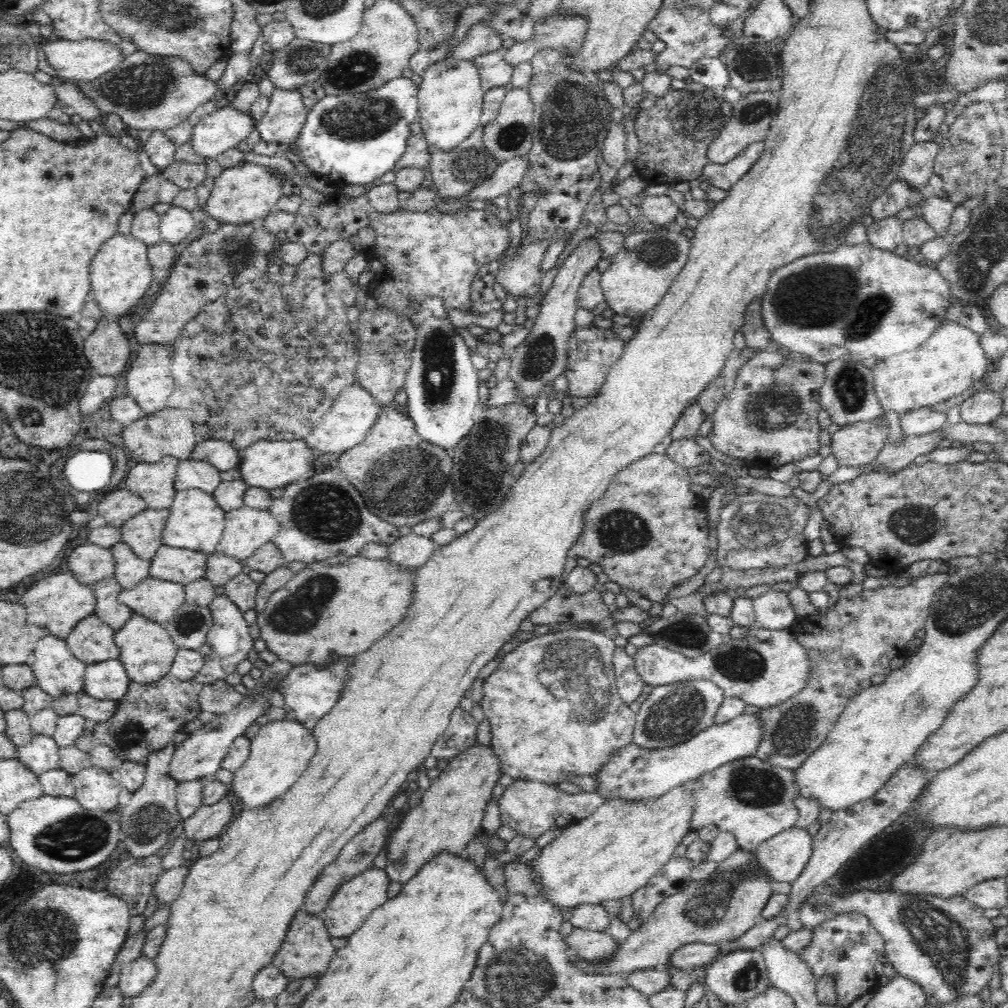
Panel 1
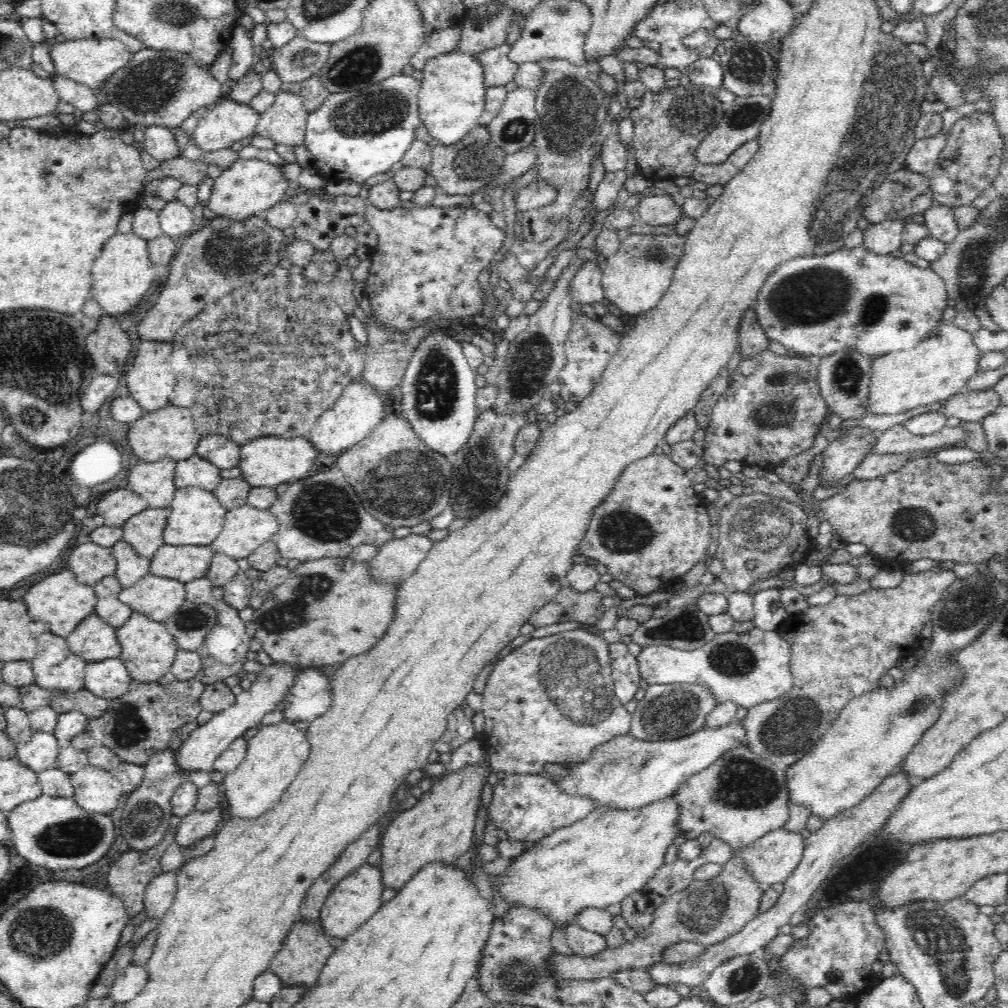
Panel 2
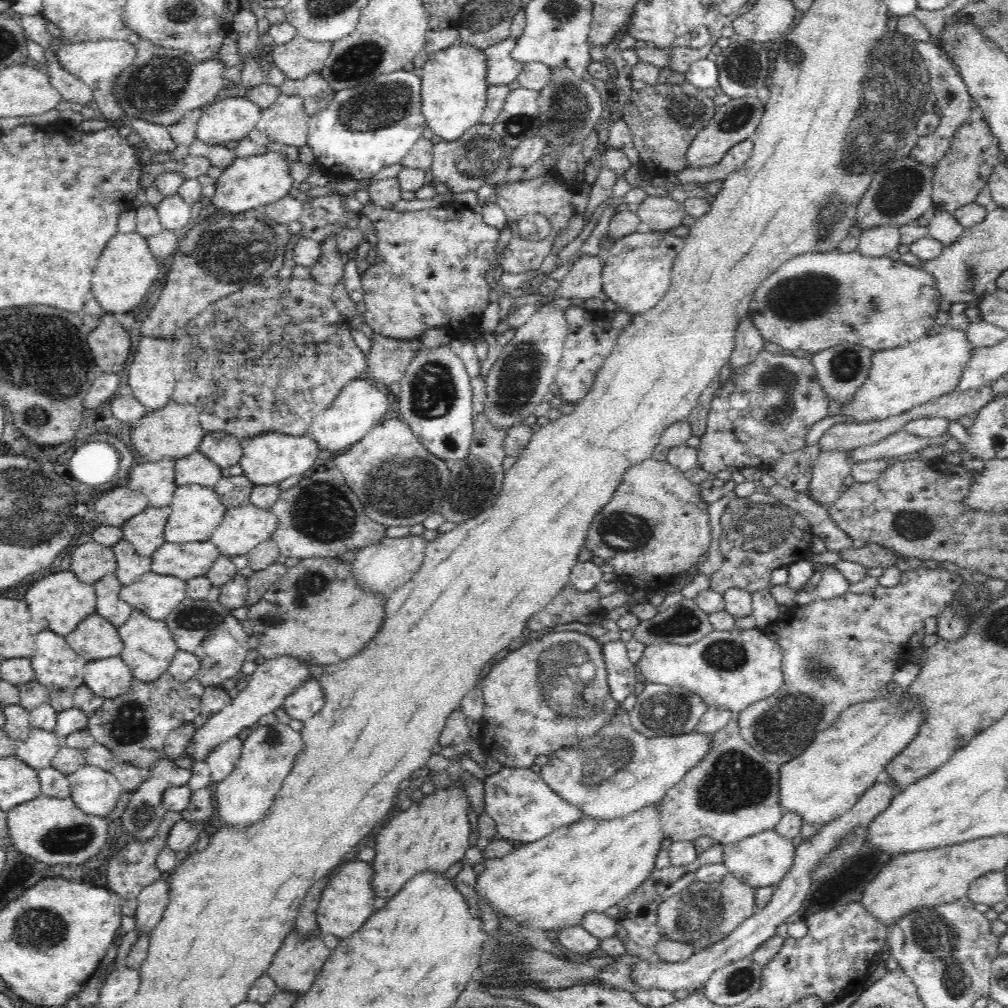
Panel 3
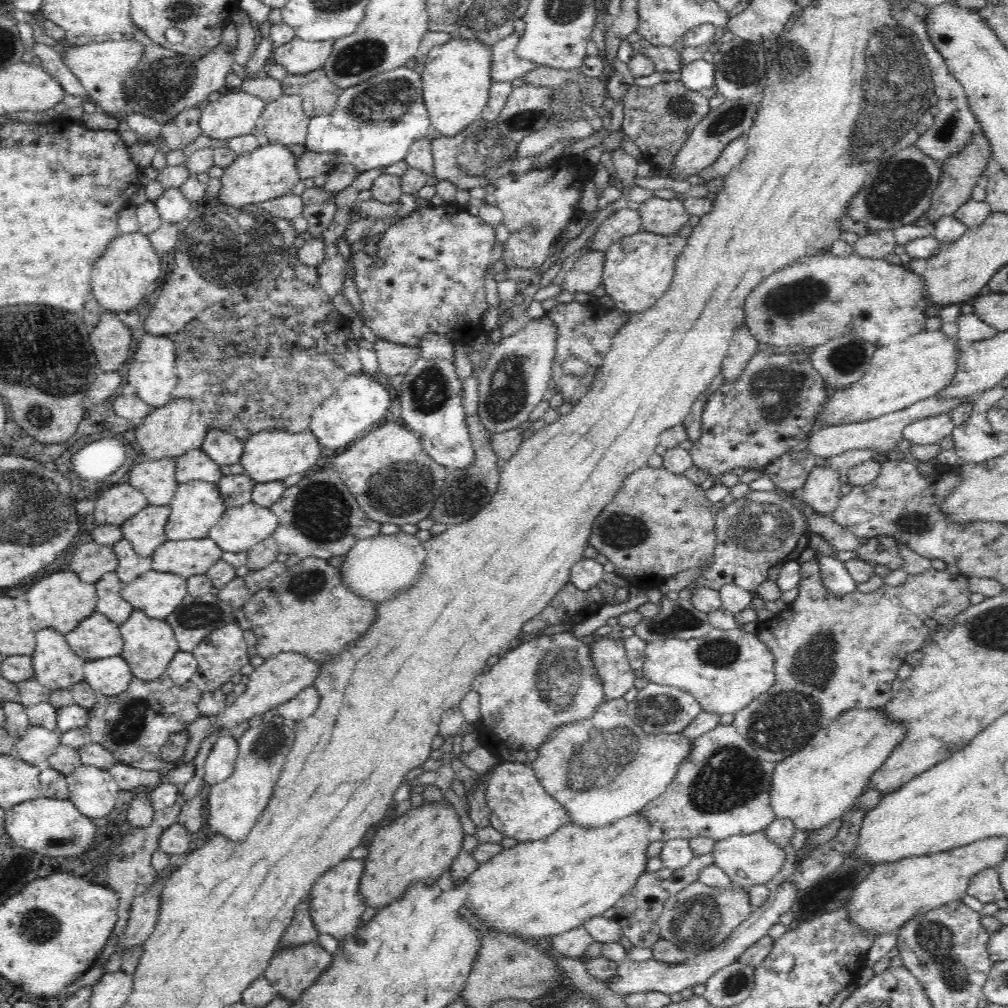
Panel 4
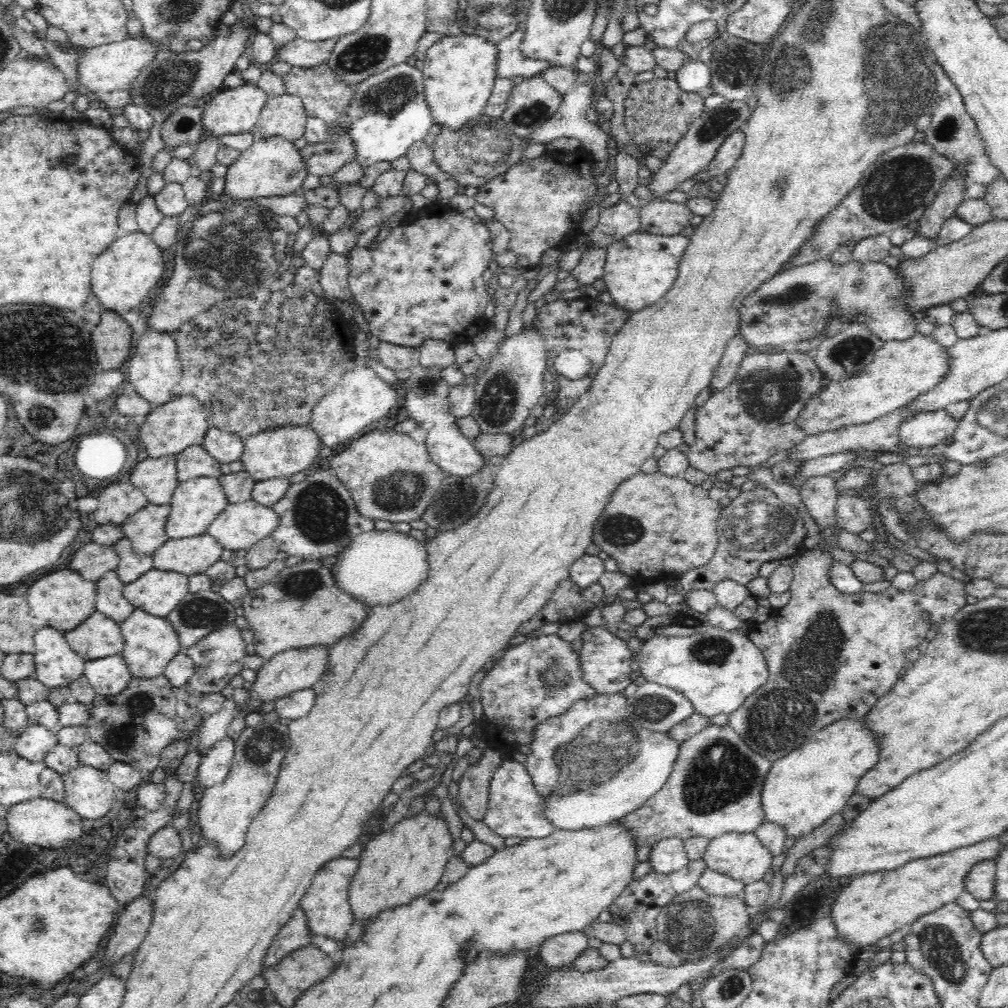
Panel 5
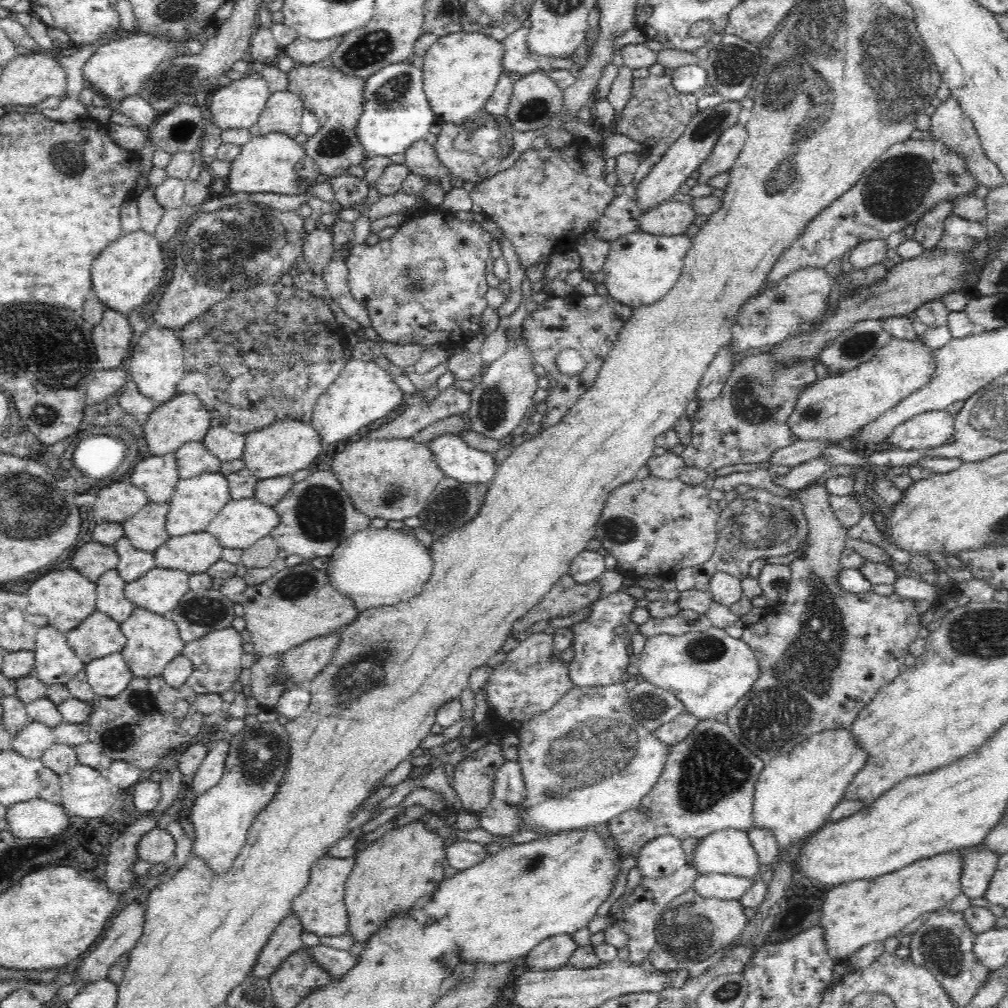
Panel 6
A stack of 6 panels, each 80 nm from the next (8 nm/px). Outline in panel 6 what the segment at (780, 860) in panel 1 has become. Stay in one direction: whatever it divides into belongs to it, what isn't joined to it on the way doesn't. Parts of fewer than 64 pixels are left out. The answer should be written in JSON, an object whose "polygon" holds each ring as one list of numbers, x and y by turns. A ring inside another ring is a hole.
{"polygon":[[732,828,702,838,695,848,691,862,688,863,693,864,701,875,716,872,744,877,760,874,758,868,762,865,759,864,755,848,752,848,747,832]]}

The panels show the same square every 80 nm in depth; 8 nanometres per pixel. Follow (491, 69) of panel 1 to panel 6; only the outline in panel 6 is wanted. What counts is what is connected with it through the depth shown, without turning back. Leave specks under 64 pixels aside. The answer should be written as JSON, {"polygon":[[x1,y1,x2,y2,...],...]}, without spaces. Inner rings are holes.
{"polygon":[[520,27,501,41,504,45,504,58,502,58,504,73,518,72,522,76,535,70,548,73,556,69,570,69,574,63,570,57,545,57,530,51,528,32,529,28]]}

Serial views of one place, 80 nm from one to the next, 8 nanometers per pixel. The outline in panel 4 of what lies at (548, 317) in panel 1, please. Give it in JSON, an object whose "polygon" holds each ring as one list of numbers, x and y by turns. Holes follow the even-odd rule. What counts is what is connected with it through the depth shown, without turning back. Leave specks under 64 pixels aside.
{"polygon":[[547,317,529,320,514,336,504,338,479,375,477,415,490,432,506,432,519,428,530,413,544,400,555,365,558,331]]}

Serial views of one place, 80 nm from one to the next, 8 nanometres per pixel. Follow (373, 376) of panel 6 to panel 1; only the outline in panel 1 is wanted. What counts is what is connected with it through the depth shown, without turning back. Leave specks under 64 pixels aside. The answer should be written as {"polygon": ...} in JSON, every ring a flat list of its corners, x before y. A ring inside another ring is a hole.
{"polygon":[[359,384,343,388,330,410,322,416,305,441,308,447,316,452,340,455,366,438,366,434,376,424,381,411,380,406,376,404,376,399]]}

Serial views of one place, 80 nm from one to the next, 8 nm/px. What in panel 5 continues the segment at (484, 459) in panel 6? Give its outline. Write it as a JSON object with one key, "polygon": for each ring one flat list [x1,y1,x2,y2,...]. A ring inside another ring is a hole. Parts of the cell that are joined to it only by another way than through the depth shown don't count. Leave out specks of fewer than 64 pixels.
{"polygon":[[442,366,413,367,411,377,402,386,406,393,404,408,407,410,408,417,418,421,418,428,427,430,425,443,432,461,448,475,468,478,480,472,480,468,484,466,484,455,476,450,469,438,464,436,455,423,457,417,449,412,447,396,451,386,442,379,443,369]]}

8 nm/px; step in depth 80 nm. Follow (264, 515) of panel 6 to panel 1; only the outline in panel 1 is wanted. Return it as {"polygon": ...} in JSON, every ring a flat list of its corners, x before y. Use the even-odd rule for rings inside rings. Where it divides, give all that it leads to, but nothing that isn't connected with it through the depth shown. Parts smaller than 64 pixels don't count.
{"polygon":[[246,505,225,512,225,527,216,553,244,562,263,544,270,542,280,525,272,513]]}

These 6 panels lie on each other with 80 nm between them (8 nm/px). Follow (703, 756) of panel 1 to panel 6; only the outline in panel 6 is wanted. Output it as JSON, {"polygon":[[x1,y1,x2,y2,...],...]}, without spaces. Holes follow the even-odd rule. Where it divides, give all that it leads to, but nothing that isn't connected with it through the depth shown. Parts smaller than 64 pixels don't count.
{"polygon":[[624,684,599,687,576,685,572,692,566,692,566,696,556,706,524,722,522,728,514,733,520,739,517,764,522,769,526,789,521,804,524,828,520,828,520,831,546,829,550,834,556,834,584,830,598,824,608,824,628,809,640,808,643,796,651,791,666,766,670,745,658,740,652,731,641,727,624,712,623,703,628,694]]}

